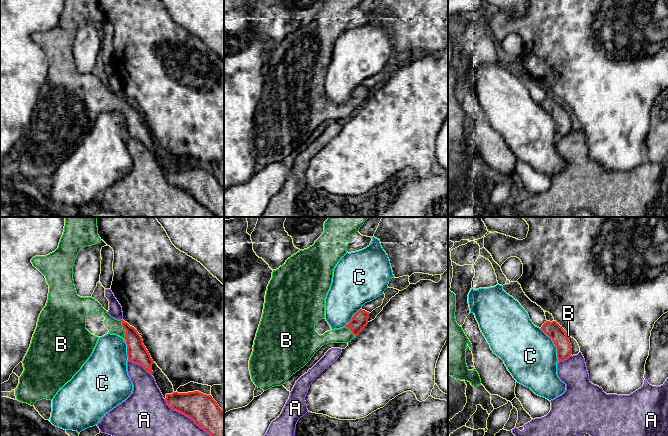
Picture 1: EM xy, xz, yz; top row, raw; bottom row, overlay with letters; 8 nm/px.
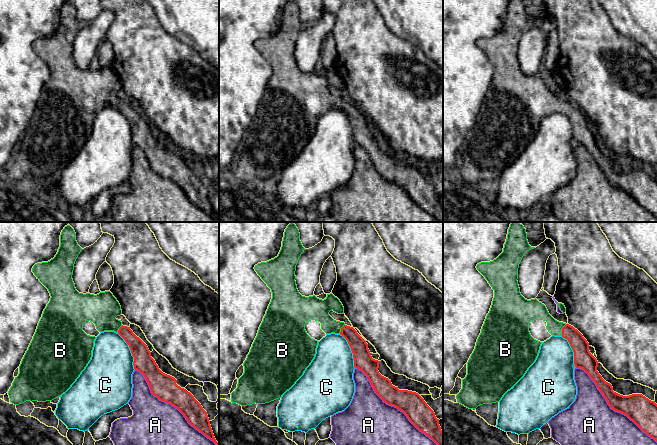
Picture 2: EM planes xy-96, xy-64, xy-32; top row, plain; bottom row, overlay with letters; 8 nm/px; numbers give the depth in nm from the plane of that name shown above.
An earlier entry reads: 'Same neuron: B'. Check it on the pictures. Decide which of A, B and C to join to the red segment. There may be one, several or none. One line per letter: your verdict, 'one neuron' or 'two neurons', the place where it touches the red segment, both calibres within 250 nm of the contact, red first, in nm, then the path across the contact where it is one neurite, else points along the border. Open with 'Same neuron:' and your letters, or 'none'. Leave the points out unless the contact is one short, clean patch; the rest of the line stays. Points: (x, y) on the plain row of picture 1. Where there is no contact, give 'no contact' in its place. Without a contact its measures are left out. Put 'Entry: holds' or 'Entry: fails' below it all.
Same neuron: B
A: two neurons; contact xy (189, 193); calibres 240 and 480 nm
B: one neuron; contact xy (126, 107); calibres 160 and 120 nm; way xy (137, 129), (135, 119), (126, 107), (114, 102)
C: two neurons; contact yz (554, 120); calibres 130 and 420 nm; border yz (540, 104), (556, 123), (558, 137)
Entry: holds

